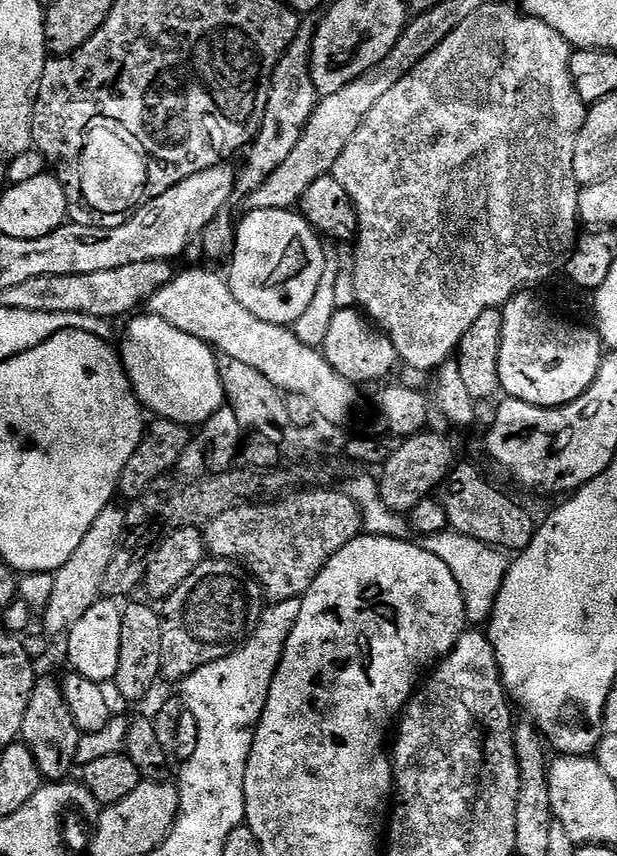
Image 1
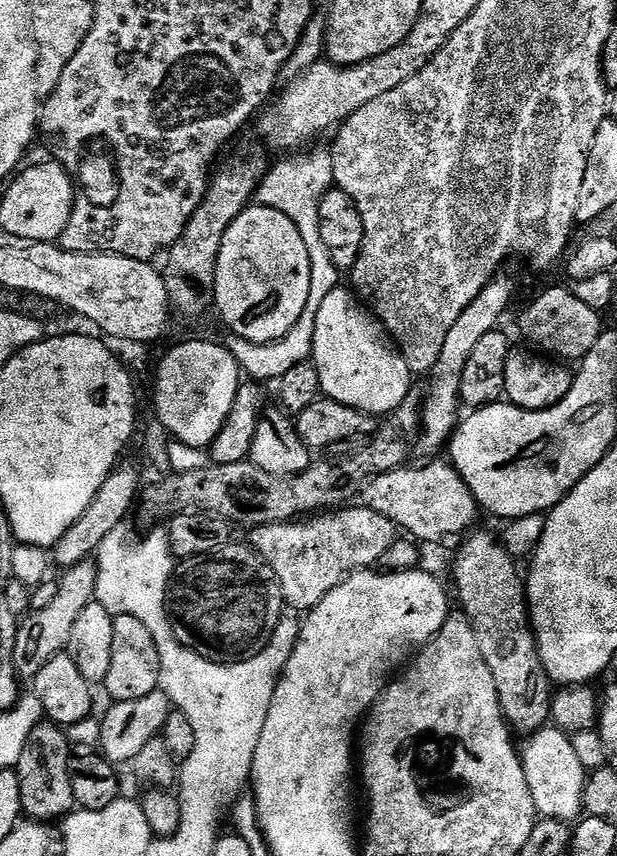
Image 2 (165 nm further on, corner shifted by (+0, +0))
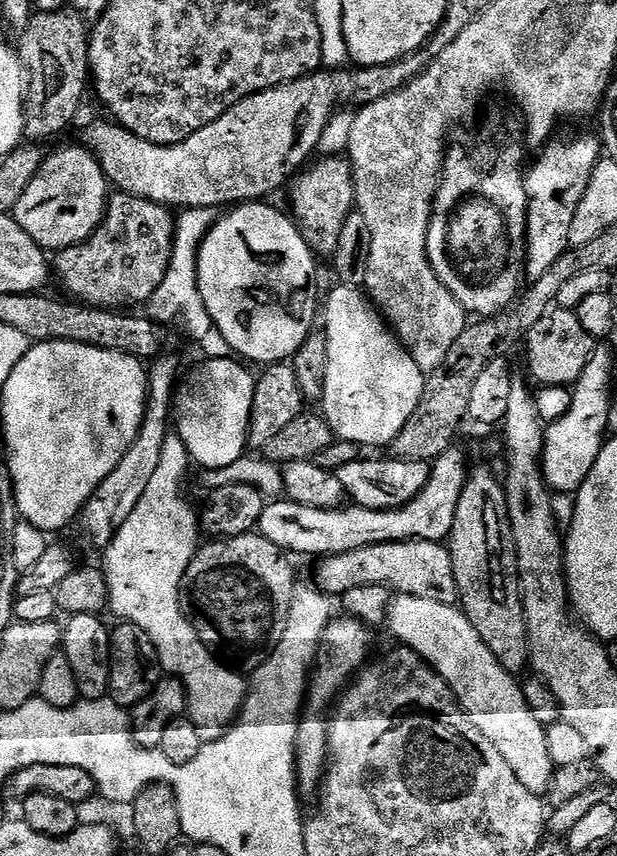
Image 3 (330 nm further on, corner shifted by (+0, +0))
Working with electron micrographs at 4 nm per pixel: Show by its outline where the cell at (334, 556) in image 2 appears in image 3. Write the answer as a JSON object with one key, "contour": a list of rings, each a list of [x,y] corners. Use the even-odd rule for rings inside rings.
{"contour":[[[403,540],[389,544],[371,544],[362,550],[350,550],[319,561],[316,576],[319,587],[329,597],[340,598],[354,587],[385,585],[400,594],[428,596],[443,604],[455,605],[460,591],[454,578],[452,553],[443,543],[434,540]]]}

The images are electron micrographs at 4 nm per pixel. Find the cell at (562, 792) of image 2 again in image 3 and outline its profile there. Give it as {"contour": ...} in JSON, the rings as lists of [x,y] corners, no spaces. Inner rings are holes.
{"contour":[[[400,594],[388,606],[387,626],[403,647],[419,653],[443,677],[460,707],[472,717],[482,734],[498,746],[498,754],[506,758],[510,770],[518,774],[518,782],[531,792],[547,793],[554,765],[545,721],[540,721],[543,719],[533,712],[517,677],[494,658],[463,611],[428,596]]]}

